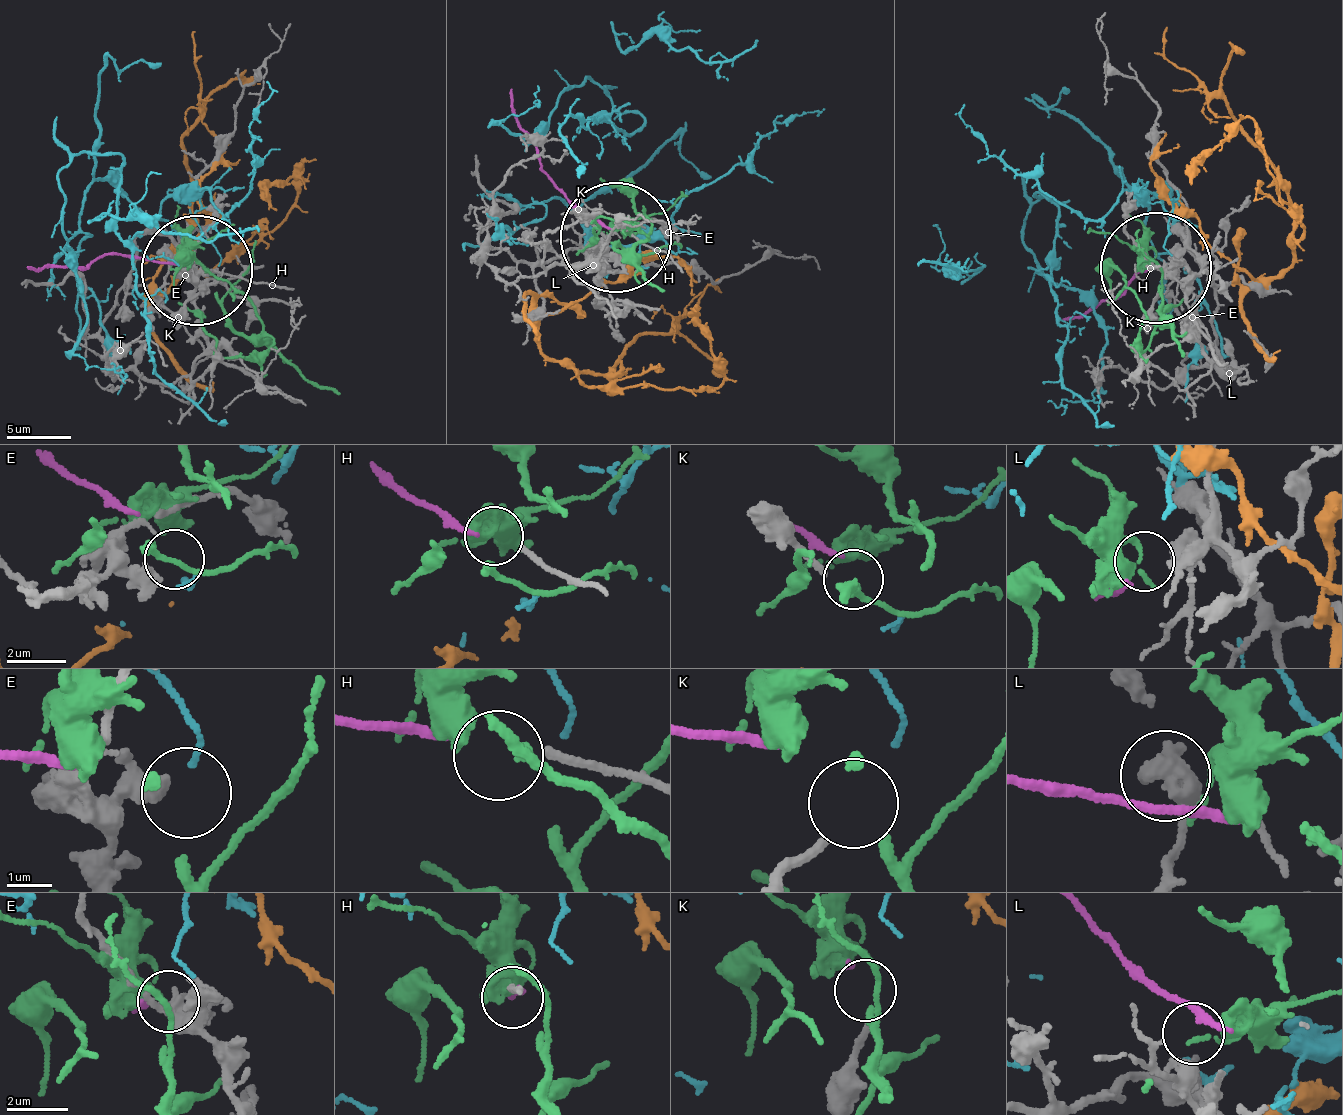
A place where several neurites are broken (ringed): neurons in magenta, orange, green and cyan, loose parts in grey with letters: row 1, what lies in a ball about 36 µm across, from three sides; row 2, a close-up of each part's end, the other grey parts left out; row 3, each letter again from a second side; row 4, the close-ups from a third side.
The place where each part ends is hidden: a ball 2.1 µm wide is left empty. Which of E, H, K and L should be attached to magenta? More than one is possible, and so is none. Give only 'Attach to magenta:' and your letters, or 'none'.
Attach to magenta: H

